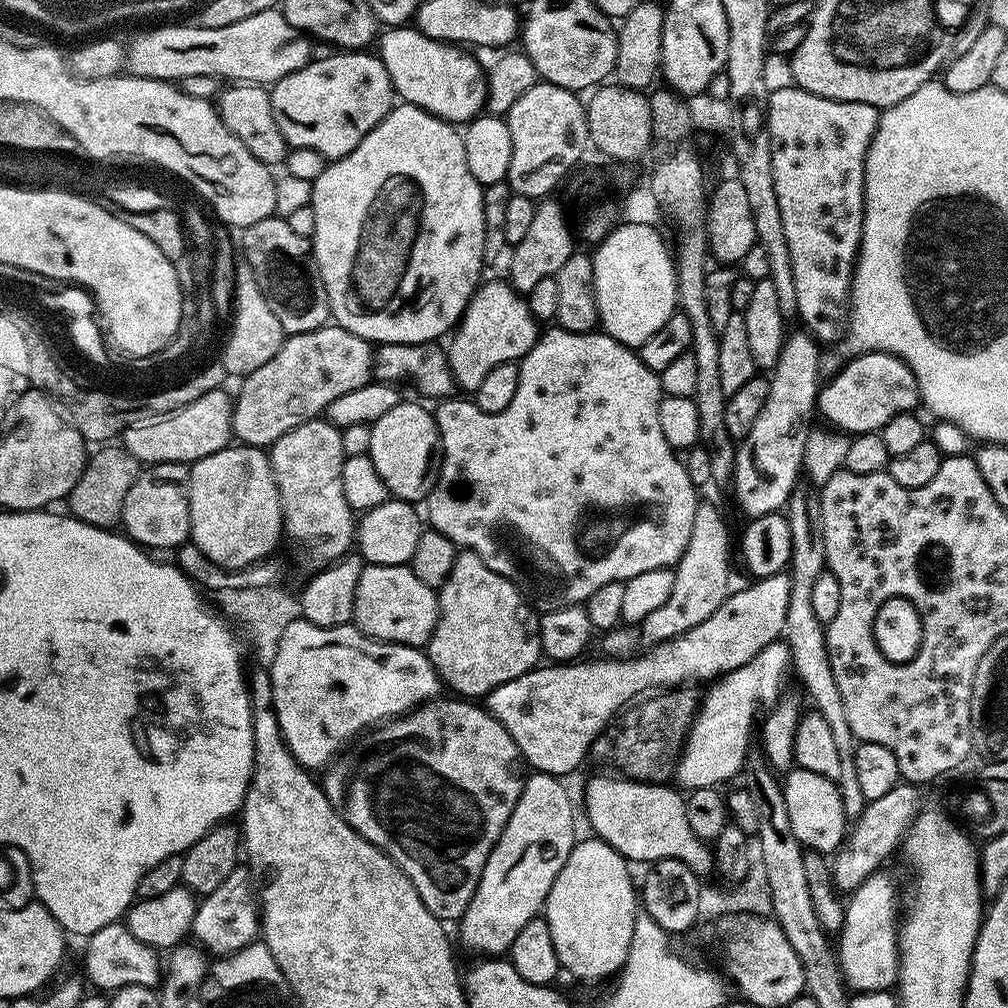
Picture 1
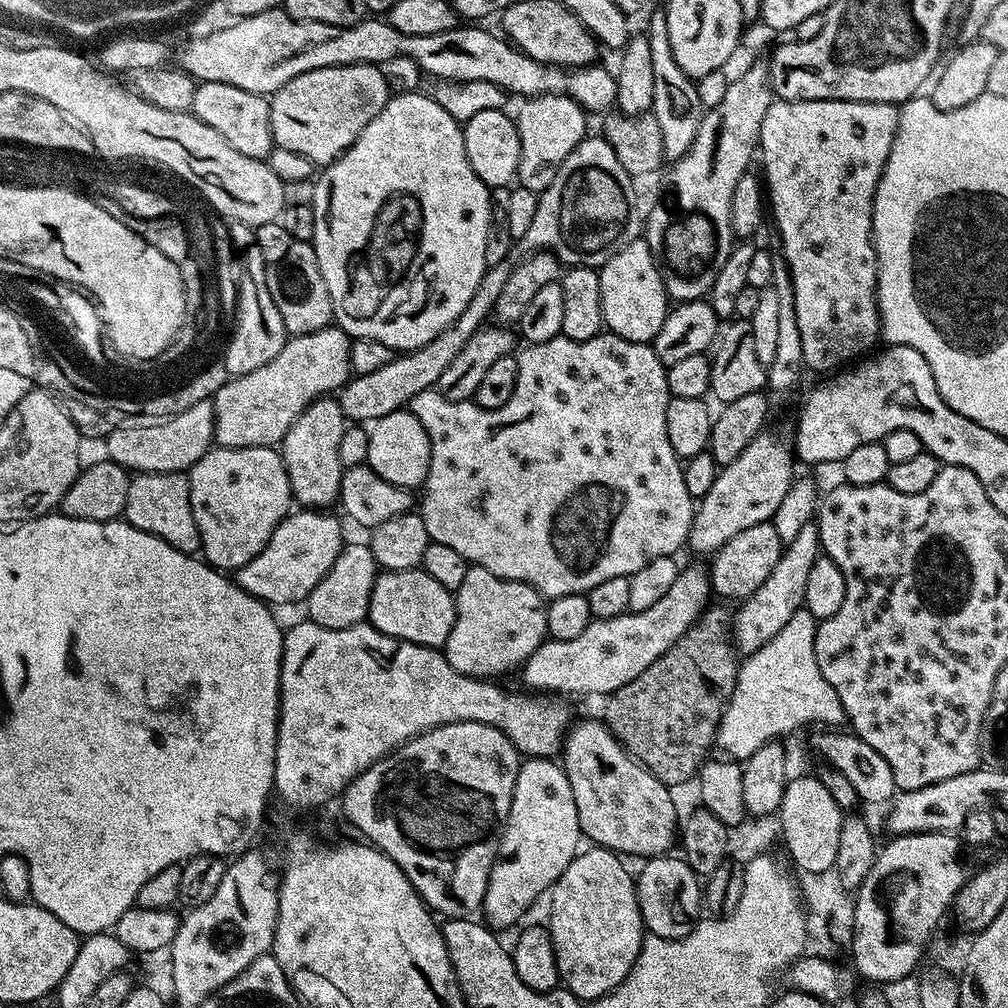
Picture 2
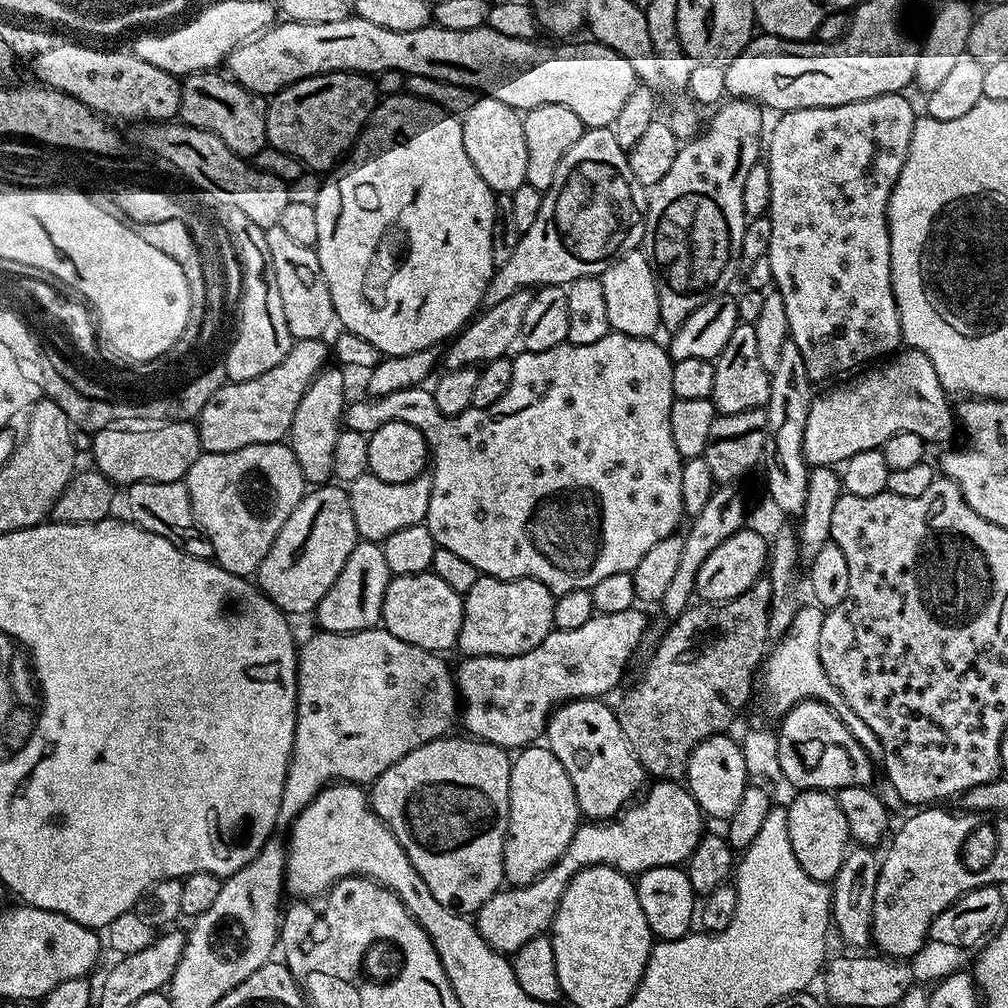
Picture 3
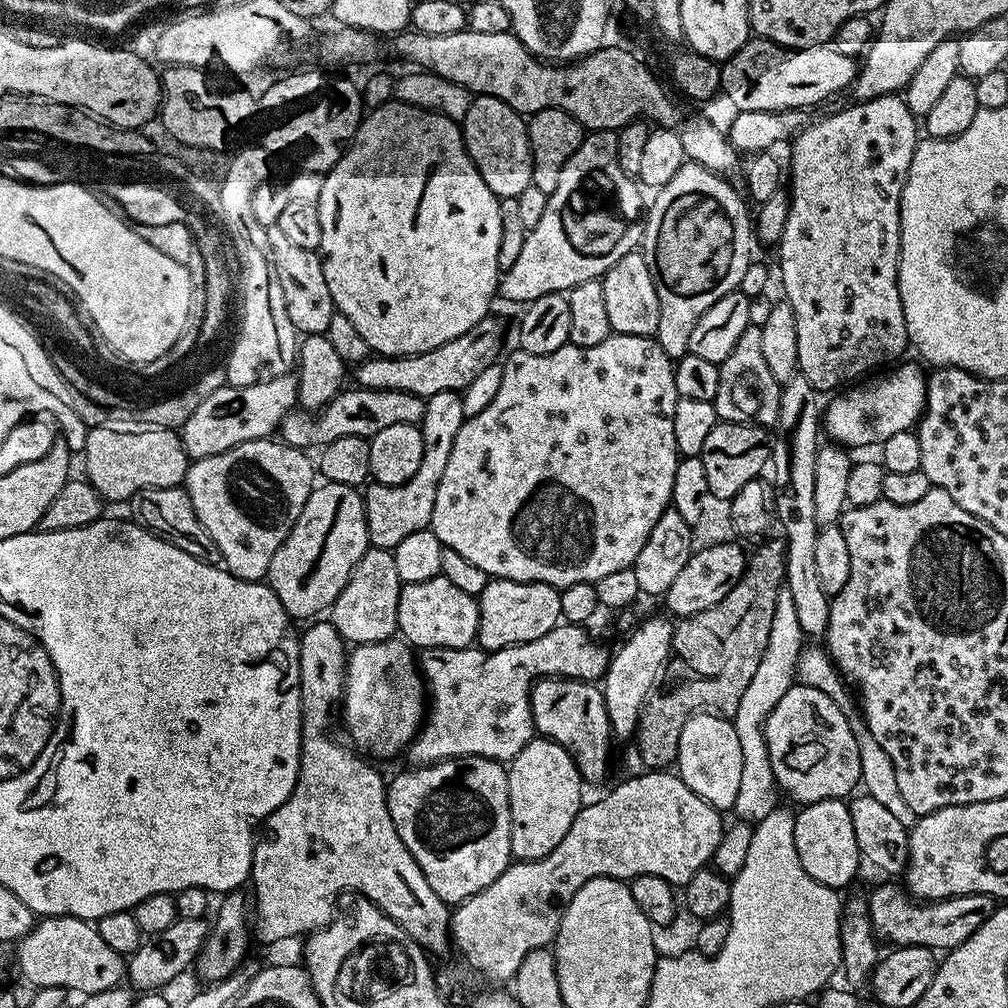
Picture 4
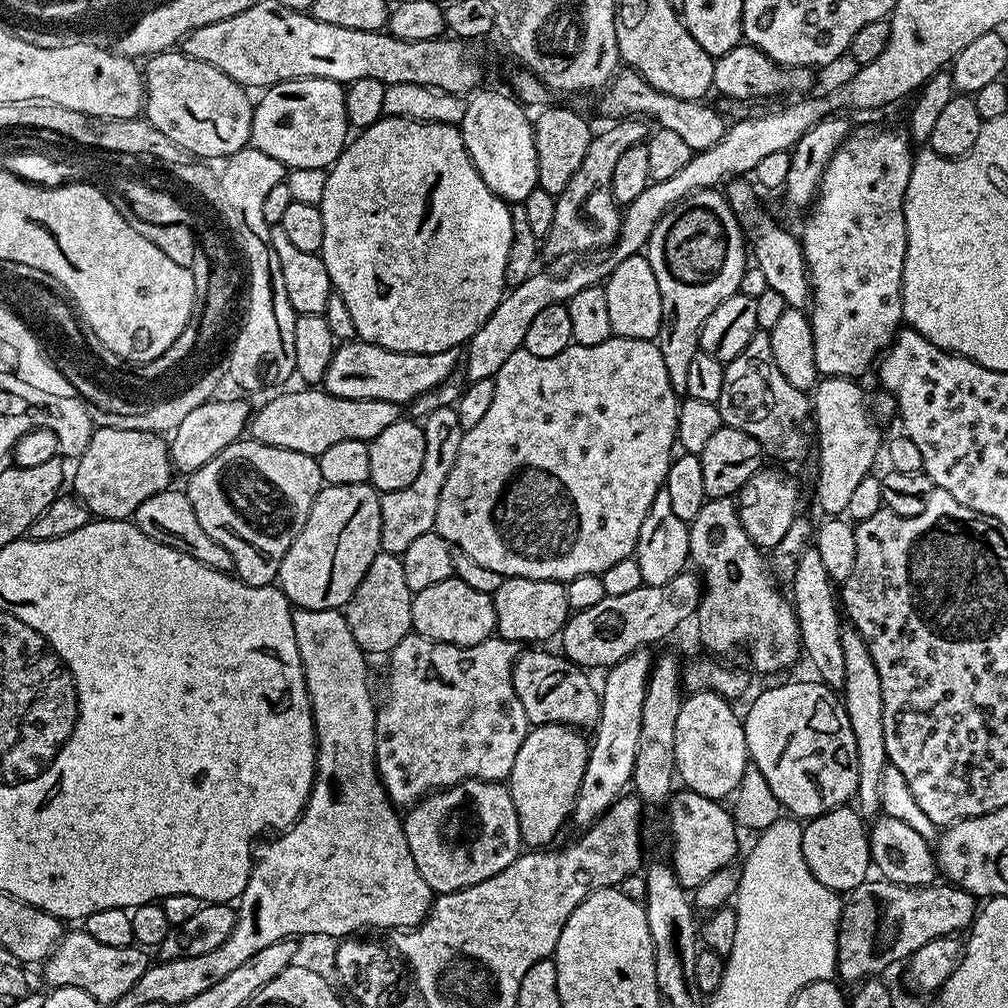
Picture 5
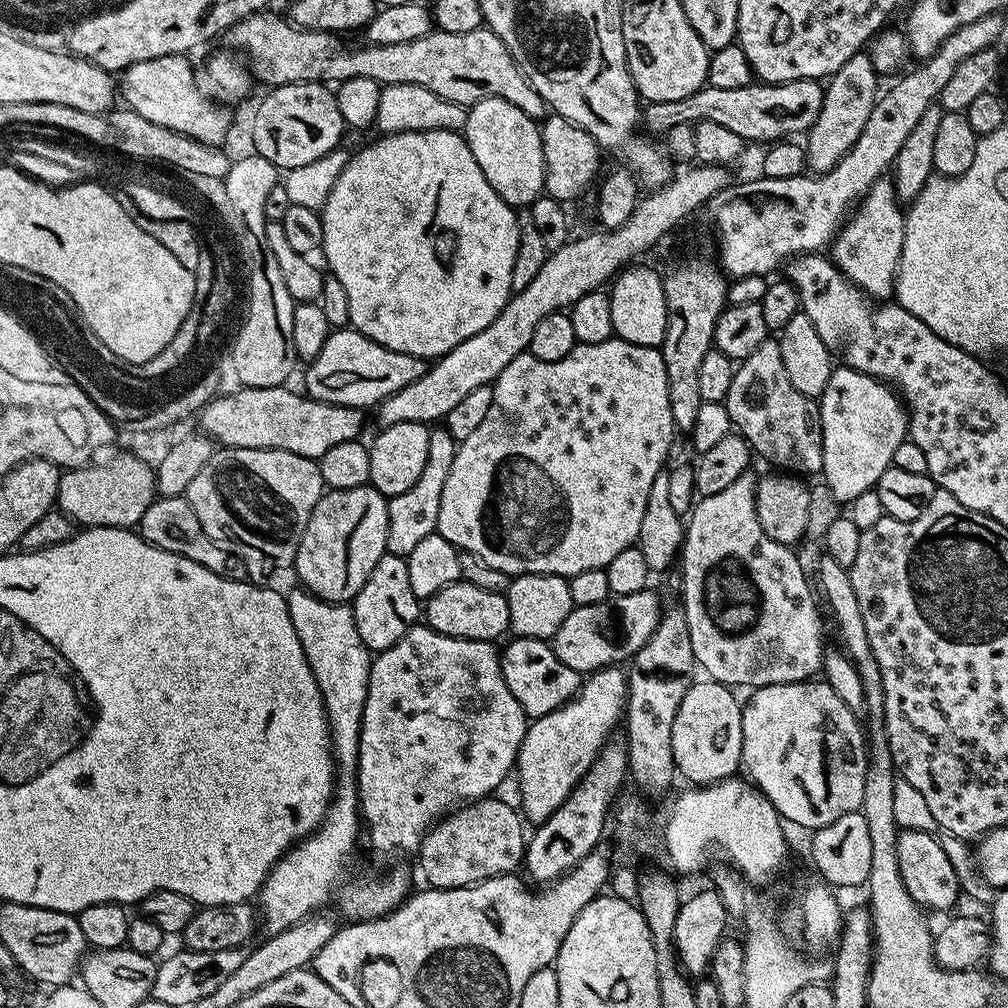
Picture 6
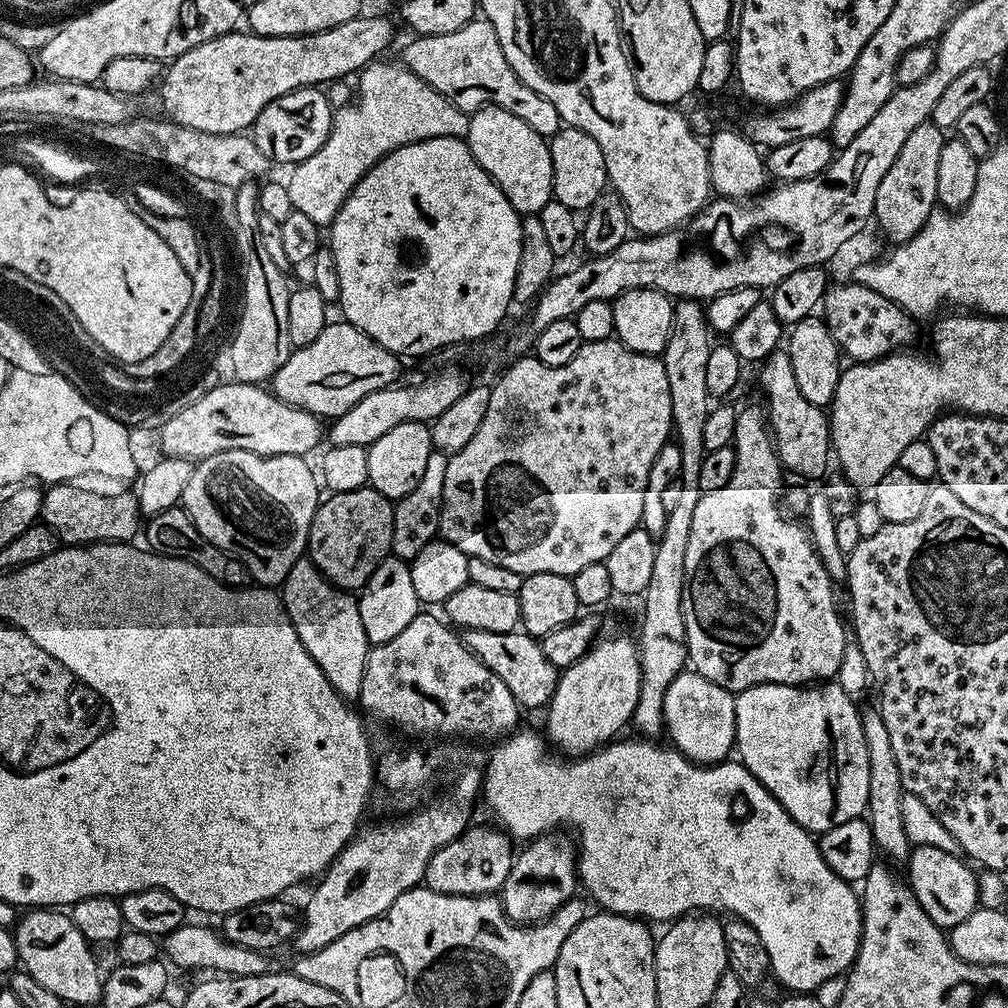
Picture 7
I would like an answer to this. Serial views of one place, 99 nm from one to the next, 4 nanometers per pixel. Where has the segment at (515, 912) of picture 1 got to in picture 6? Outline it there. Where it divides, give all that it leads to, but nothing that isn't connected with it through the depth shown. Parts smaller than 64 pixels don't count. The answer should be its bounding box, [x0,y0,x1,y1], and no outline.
[515,666,628,825]

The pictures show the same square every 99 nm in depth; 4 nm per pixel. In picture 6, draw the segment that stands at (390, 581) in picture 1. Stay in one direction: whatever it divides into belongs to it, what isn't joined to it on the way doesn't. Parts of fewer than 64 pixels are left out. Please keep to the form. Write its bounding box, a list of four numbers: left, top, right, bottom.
[422,579,510,642]

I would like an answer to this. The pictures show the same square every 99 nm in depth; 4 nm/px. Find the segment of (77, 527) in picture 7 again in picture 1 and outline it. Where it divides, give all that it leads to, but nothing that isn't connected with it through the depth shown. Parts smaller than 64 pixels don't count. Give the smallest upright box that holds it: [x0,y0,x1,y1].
[122,387,233,465]

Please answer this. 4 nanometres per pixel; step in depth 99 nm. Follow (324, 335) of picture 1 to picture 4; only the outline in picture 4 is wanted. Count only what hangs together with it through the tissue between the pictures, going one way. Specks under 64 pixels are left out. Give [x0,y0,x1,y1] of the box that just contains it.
[182,374,297,460]

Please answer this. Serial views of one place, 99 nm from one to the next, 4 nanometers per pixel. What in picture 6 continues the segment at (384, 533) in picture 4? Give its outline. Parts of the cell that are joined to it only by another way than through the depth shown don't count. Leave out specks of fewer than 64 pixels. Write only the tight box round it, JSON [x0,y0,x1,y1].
[386,426,458,557]

